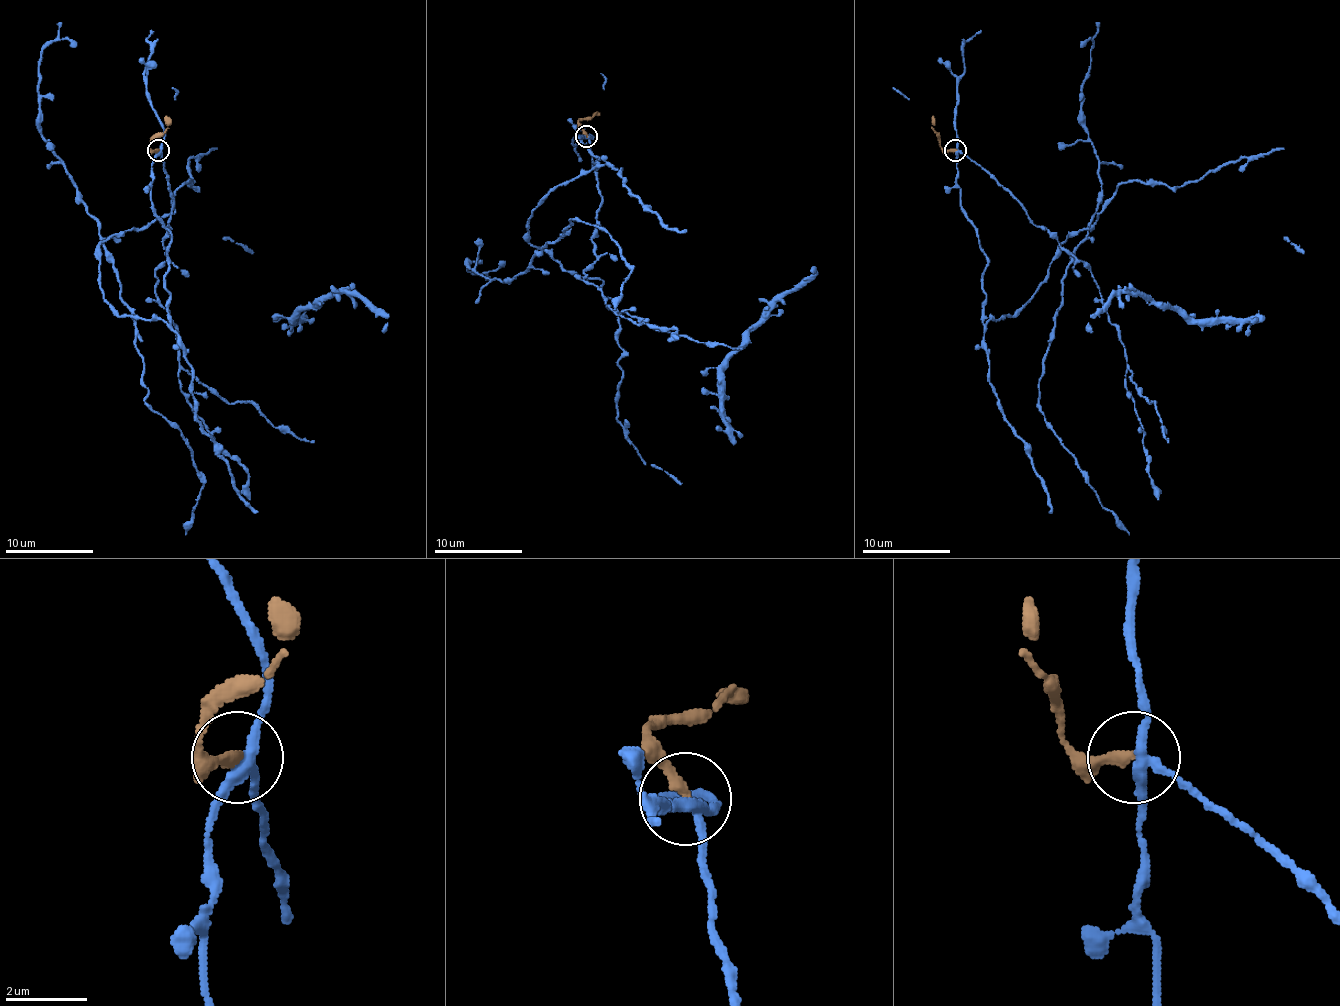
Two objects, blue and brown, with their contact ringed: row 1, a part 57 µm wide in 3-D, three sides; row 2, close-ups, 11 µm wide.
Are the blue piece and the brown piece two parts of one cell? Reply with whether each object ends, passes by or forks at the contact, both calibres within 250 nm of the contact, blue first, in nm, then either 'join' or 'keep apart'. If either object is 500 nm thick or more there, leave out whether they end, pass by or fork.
blue forks there; brown ends there; 240 nm thick on the blue side, 280 nm on the other; join

